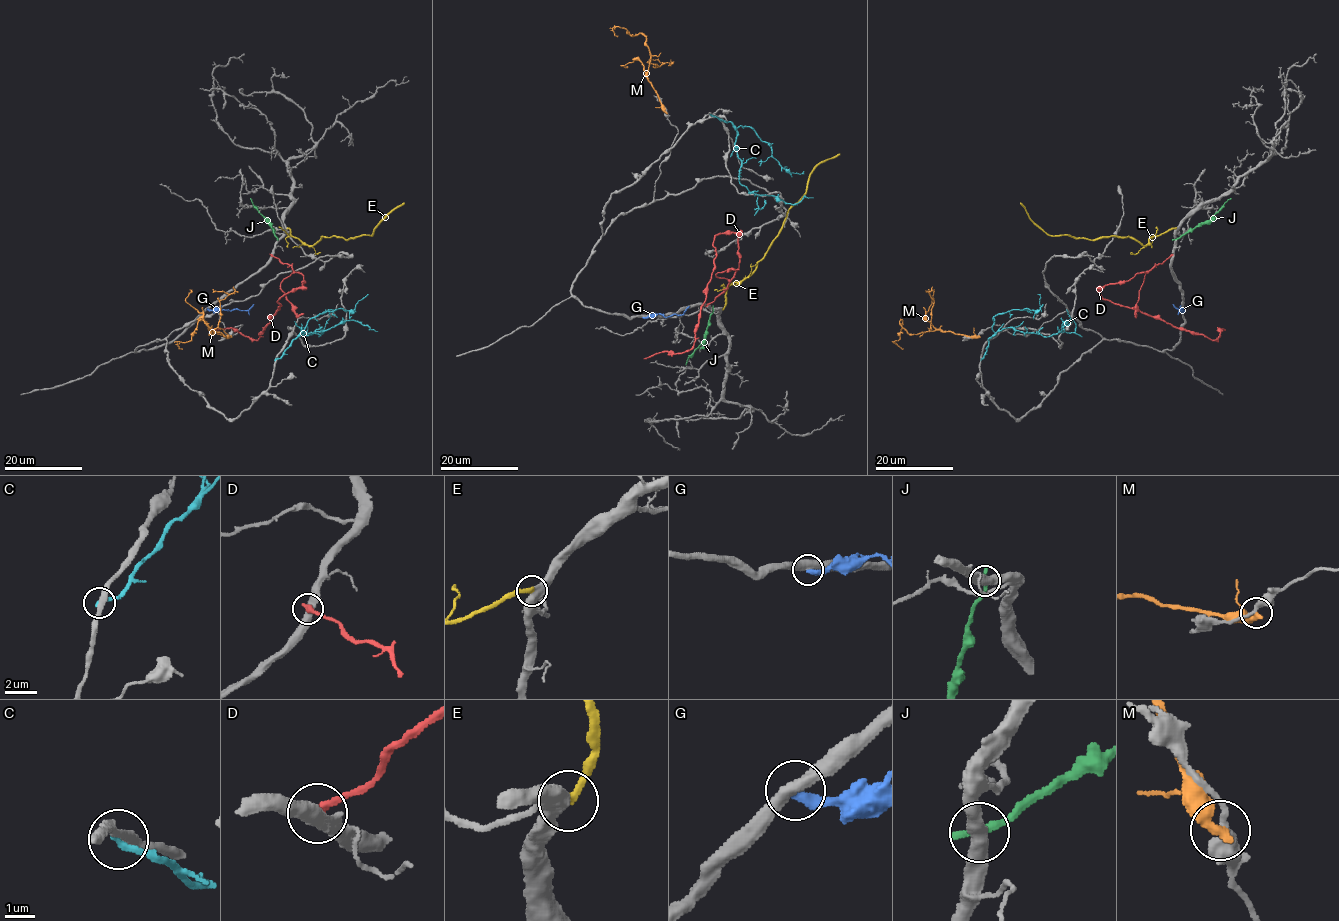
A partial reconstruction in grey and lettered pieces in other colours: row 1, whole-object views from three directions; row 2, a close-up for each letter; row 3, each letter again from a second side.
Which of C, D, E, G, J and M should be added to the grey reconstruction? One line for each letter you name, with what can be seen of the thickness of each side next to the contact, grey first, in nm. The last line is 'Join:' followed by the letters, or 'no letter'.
E: 440 nm thick on the grey side, 260 nm on the other
Join: E

